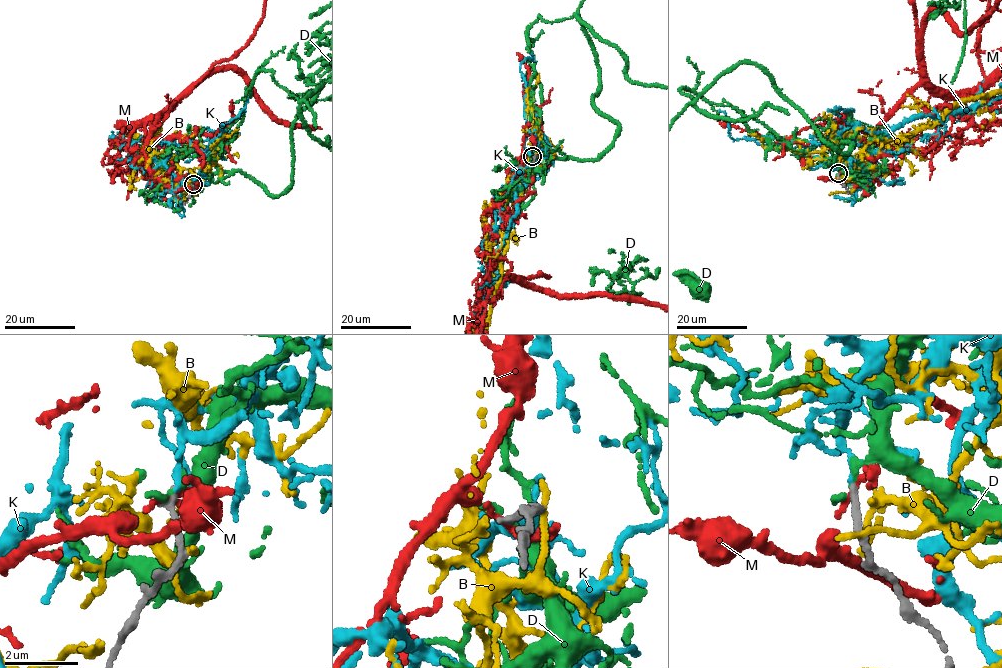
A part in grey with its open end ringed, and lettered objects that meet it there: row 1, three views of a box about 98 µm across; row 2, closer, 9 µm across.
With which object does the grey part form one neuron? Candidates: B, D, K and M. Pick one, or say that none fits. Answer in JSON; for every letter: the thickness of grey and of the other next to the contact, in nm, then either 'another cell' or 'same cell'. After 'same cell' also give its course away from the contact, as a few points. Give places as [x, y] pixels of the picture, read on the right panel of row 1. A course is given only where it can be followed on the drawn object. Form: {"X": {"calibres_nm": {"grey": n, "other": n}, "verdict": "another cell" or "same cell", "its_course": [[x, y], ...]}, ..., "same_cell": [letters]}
{"B": {"calibres_nm": {"grey": 180, "other": 190}, "verdict": "another cell"}, "D": {"calibres_nm": {"grey": 180, "other": 220}, "verdict": "another cell"}, "K": {"calibres_nm": {"grey": 180, "other": 180}, "verdict": "same cell"}, "M": {"calibres_nm": {"grey": 190, "other": 130}, "verdict": "another cell"}, "same_cell": ["K"]}

